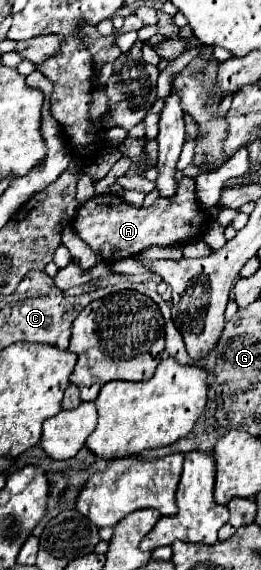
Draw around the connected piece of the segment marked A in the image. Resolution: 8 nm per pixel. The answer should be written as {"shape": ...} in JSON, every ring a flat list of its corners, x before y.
{"shape":[[183,177,179,181,179,189,173,199,157,197,147,209,133,207,117,195,95,195,81,205,81,211,77,211,77,219,73,221,75,233,105,261,133,257,151,245,175,245,187,235,205,233,207,227,209,219,195,199,195,183,191,177]]}

